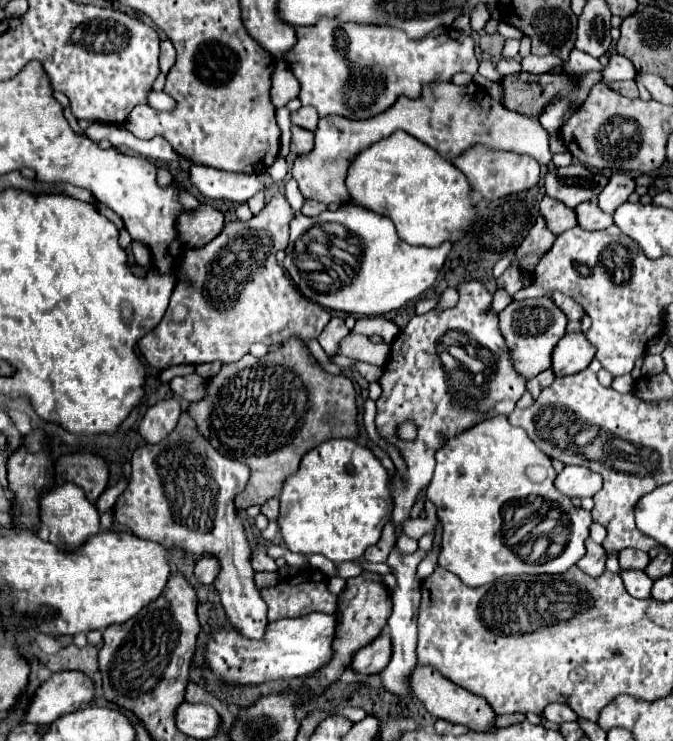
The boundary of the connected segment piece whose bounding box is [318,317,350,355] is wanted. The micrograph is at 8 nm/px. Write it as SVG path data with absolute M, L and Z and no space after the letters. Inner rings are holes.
M332 317L330 323L324 327L324 331L320 333L318 341L322 345L322 349L326 353L336 353L336 343L340 343L340 337L346 337L346 333L350 333L350 329L344 325L342 317Z

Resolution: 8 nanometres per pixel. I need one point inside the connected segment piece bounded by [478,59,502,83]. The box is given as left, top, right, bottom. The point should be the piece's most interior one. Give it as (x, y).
(486, 68)

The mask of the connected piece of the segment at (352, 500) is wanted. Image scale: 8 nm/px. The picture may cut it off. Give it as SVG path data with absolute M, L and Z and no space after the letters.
M332 439L308 451L300 463L298 473L284 483L280 493L278 525L288 549L304 555L320 553L334 563L360 559L370 545L380 541L382 529L392 517L394 499L388 481L388 471L382 467L380 459L368 447L358 445L352 439Z

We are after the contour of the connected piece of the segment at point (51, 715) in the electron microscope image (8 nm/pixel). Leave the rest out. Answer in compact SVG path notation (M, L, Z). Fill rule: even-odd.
M62 671L54 673L44 681L26 713L28 723L50 725L66 713L74 713L90 705L94 697L94 681L82 671Z

